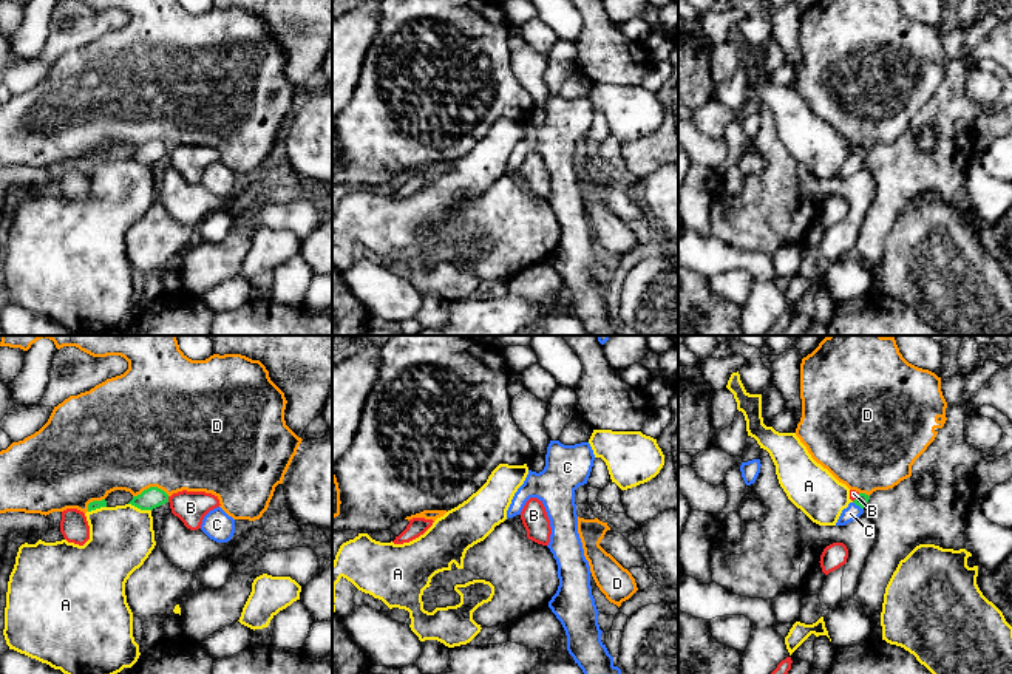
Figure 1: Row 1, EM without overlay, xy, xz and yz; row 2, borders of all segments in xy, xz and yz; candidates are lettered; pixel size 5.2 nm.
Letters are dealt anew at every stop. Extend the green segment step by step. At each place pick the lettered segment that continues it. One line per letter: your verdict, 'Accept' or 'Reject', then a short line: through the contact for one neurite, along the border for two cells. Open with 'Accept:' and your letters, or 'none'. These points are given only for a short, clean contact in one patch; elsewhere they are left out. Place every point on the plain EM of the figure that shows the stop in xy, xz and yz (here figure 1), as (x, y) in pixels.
Accept: C
A: Reject
B: Reject
C: Accept. Line: yz (862, 152), (858, 158), (852, 166)
D: Reject

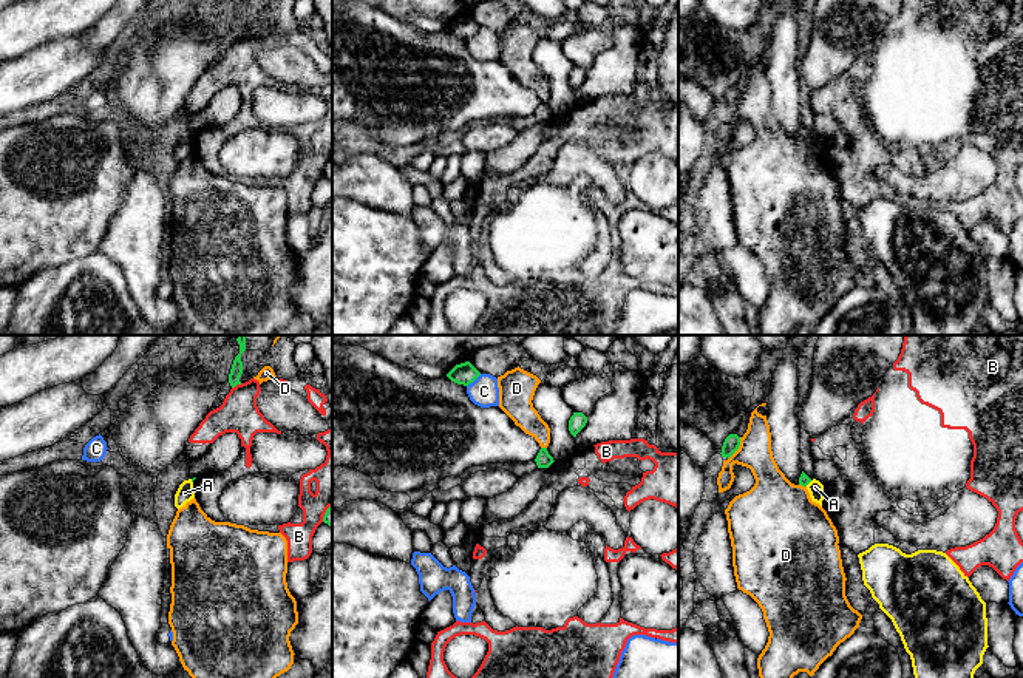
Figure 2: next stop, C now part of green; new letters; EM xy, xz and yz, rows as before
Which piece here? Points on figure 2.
Accept: none
A: Reject. Line: yz (812, 135), (805, 139)
B: Reject
C: Reject. Line: xz (481, 28), (467, 40)
D: Reject

